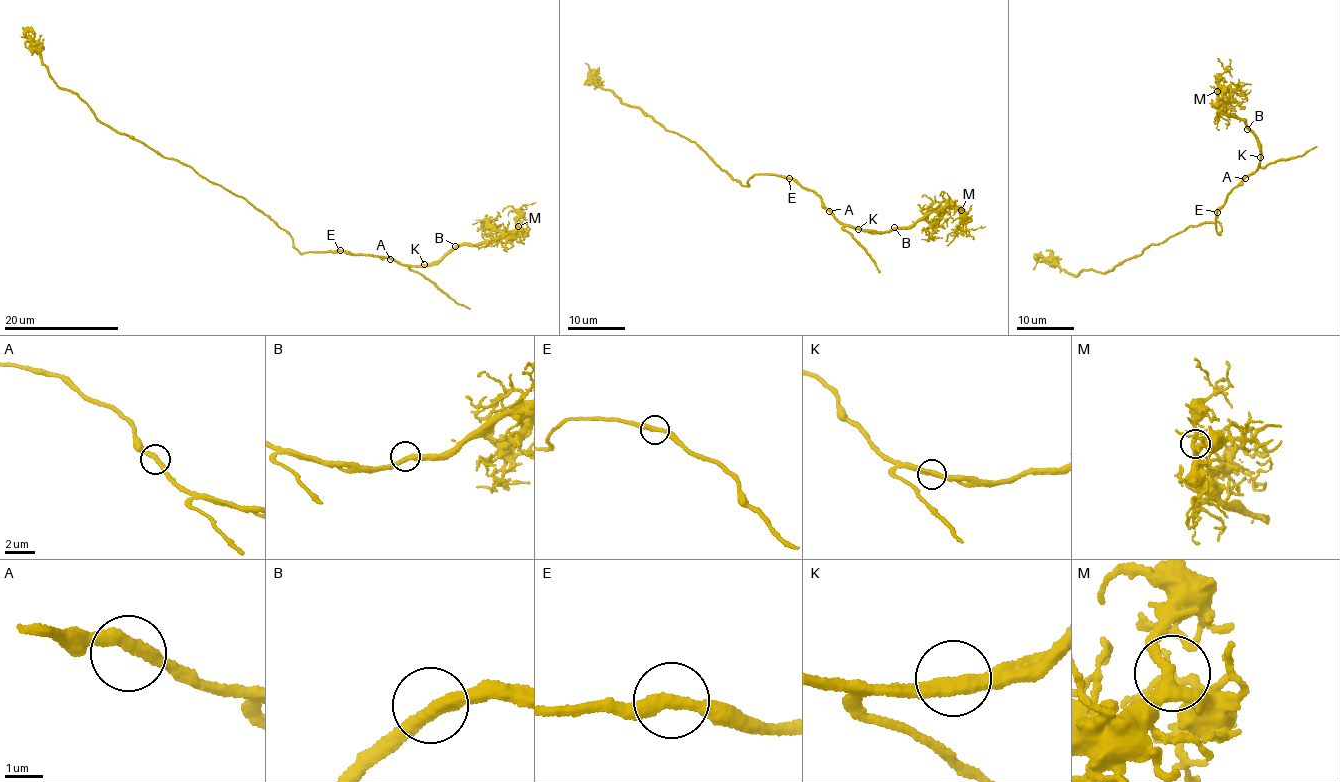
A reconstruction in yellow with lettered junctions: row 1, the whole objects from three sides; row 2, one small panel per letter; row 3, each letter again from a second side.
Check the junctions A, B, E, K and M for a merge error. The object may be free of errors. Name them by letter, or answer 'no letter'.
no letter

